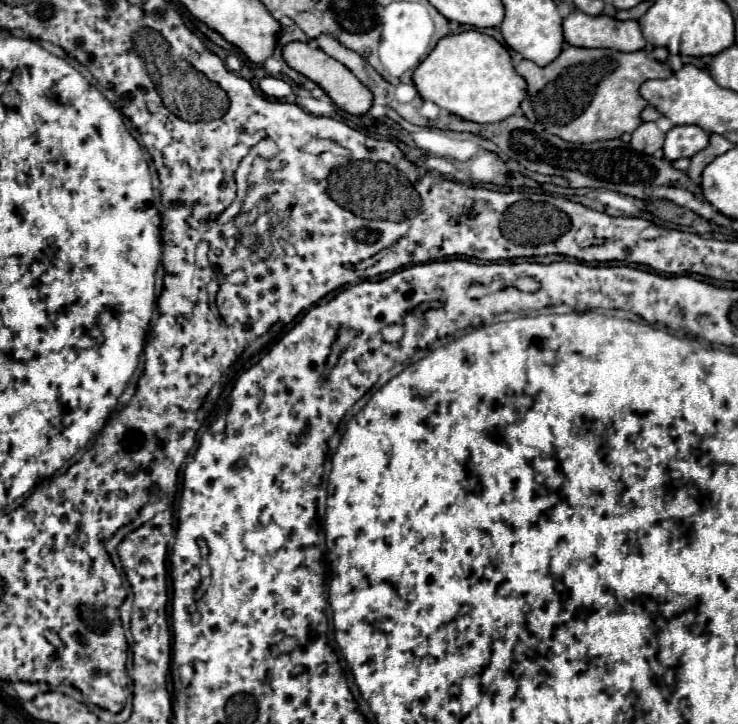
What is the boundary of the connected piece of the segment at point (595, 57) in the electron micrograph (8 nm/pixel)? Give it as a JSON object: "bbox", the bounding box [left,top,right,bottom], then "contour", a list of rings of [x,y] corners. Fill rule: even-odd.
{"bbox":[516,46,672,144],"contour":[[[566,46],[562,54],[544,68],[522,60],[516,72],[528,82],[528,94],[520,108],[530,122],[540,122],[550,134],[566,142],[588,144],[604,138],[620,138],[624,132],[632,134],[642,124],[640,112],[646,108],[646,102],[638,94],[640,84],[672,74],[670,68],[652,60],[648,50],[652,50],[652,46],[632,54]]]}

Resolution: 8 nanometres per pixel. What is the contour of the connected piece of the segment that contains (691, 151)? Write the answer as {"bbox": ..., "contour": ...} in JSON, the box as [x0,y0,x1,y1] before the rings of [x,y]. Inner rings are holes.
{"bbox":[664,126,710,162],"contour":[[[674,126],[666,132],[664,156],[672,162],[678,158],[692,158],[696,152],[704,150],[708,142],[710,134],[700,126]]]}

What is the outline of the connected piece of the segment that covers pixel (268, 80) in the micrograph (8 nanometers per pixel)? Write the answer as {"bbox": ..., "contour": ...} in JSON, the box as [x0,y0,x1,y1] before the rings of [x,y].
{"bbox":[260,76,290,98],"contour":[[[266,76],[260,80],[260,90],[270,98],[284,98],[290,94],[290,84],[272,76]]]}

